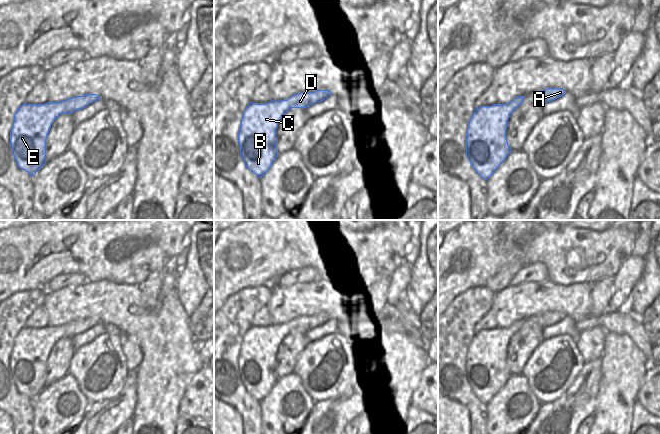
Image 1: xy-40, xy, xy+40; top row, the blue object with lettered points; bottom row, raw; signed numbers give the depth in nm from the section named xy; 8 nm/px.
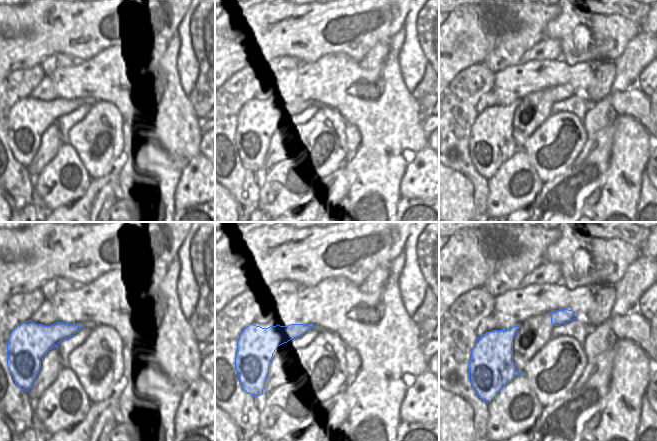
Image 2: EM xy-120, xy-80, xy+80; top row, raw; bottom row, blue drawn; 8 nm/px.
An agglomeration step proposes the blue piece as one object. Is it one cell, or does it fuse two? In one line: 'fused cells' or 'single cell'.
single cell

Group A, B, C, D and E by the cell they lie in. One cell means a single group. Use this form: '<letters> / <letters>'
A B C D E

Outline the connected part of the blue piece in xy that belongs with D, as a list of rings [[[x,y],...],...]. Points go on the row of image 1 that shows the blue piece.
[[[317,90],[301,92],[279,102],[250,102],[238,131],[240,155],[246,167],[259,178],[264,176],[278,157],[276,129],[280,119],[291,108],[307,108],[331,95],[329,90]]]

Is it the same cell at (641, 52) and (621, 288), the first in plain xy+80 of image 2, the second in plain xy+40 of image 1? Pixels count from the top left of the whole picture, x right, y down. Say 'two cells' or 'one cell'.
one cell

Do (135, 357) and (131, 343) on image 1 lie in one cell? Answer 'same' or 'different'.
same

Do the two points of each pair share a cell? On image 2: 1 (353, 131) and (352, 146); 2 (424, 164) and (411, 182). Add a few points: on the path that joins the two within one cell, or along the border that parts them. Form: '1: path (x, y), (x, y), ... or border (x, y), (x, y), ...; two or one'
1: path (353, 135), (353, 142); one
2: path (424, 168), (415, 178); one

